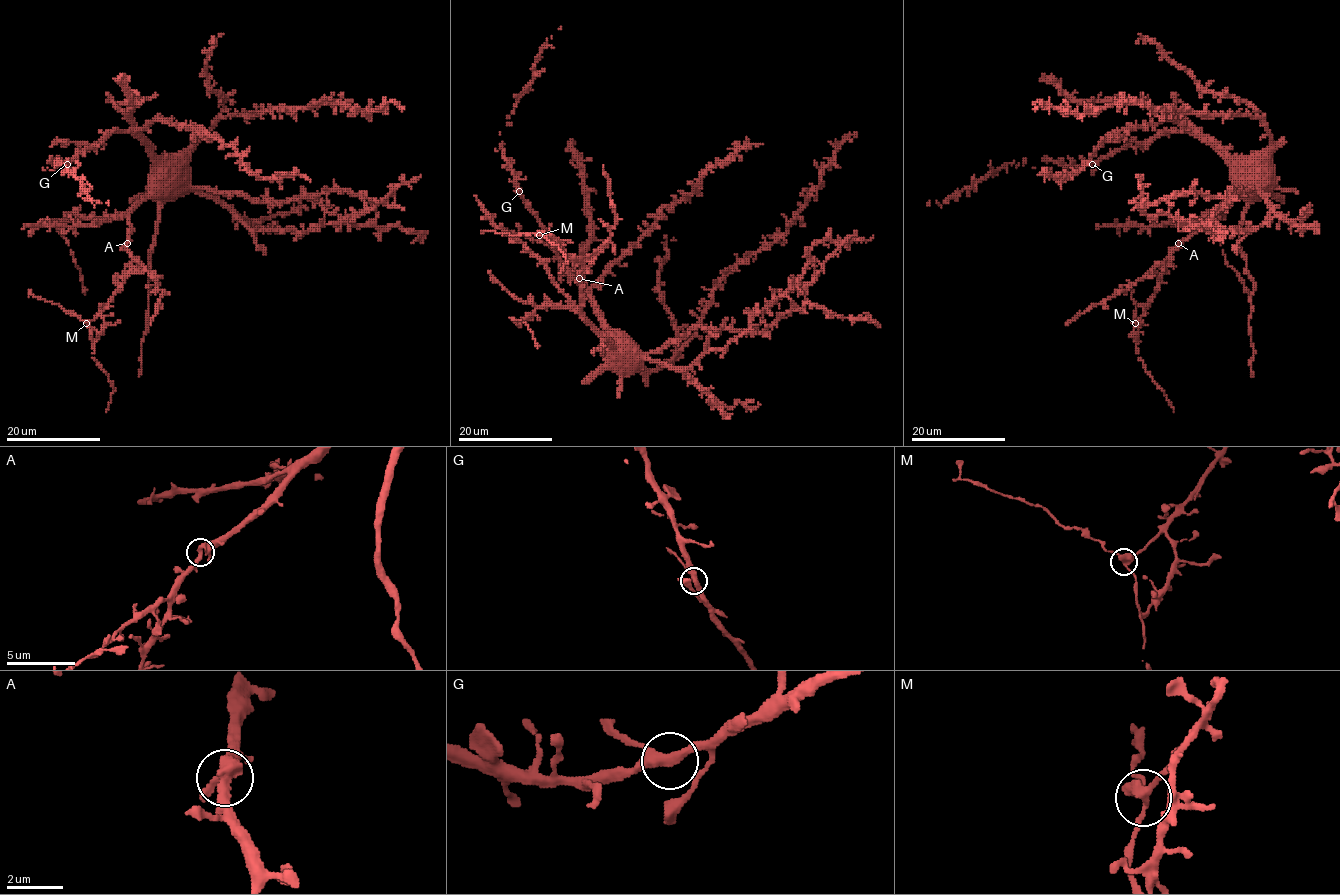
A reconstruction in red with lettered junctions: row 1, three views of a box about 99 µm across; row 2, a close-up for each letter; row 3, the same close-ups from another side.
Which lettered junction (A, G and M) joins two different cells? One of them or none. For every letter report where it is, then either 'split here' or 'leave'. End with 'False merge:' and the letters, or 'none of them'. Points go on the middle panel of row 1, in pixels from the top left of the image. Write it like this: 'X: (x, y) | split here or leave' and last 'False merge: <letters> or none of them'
A: (579, 278) | leave
G: (519, 191) | leave
M: (539, 235) | leave
False merge: none of them

